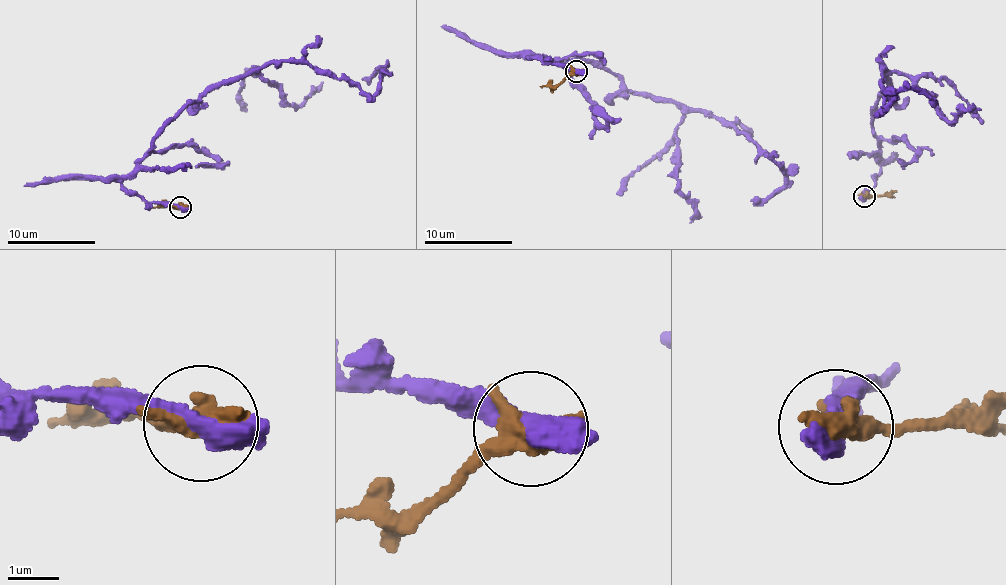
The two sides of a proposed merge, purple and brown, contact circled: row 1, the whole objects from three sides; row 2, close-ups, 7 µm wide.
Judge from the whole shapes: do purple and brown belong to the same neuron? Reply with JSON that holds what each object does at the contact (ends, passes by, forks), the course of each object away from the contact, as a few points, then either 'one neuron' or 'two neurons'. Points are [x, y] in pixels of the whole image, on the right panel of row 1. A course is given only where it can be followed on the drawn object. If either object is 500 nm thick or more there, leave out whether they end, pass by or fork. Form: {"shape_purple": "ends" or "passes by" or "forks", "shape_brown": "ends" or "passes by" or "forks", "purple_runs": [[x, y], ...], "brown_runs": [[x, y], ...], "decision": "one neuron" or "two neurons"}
{"shape_purple": "passes by", "shape_brown": "passes by", "purple_runs": [[864, 195], [880, 164], [870, 114], [890, 91], [879, 69], [884, 111], [910, 88], [936, 101]], "brown_runs": [[864, 195], [895, 196]], "decision": "two neurons"}

